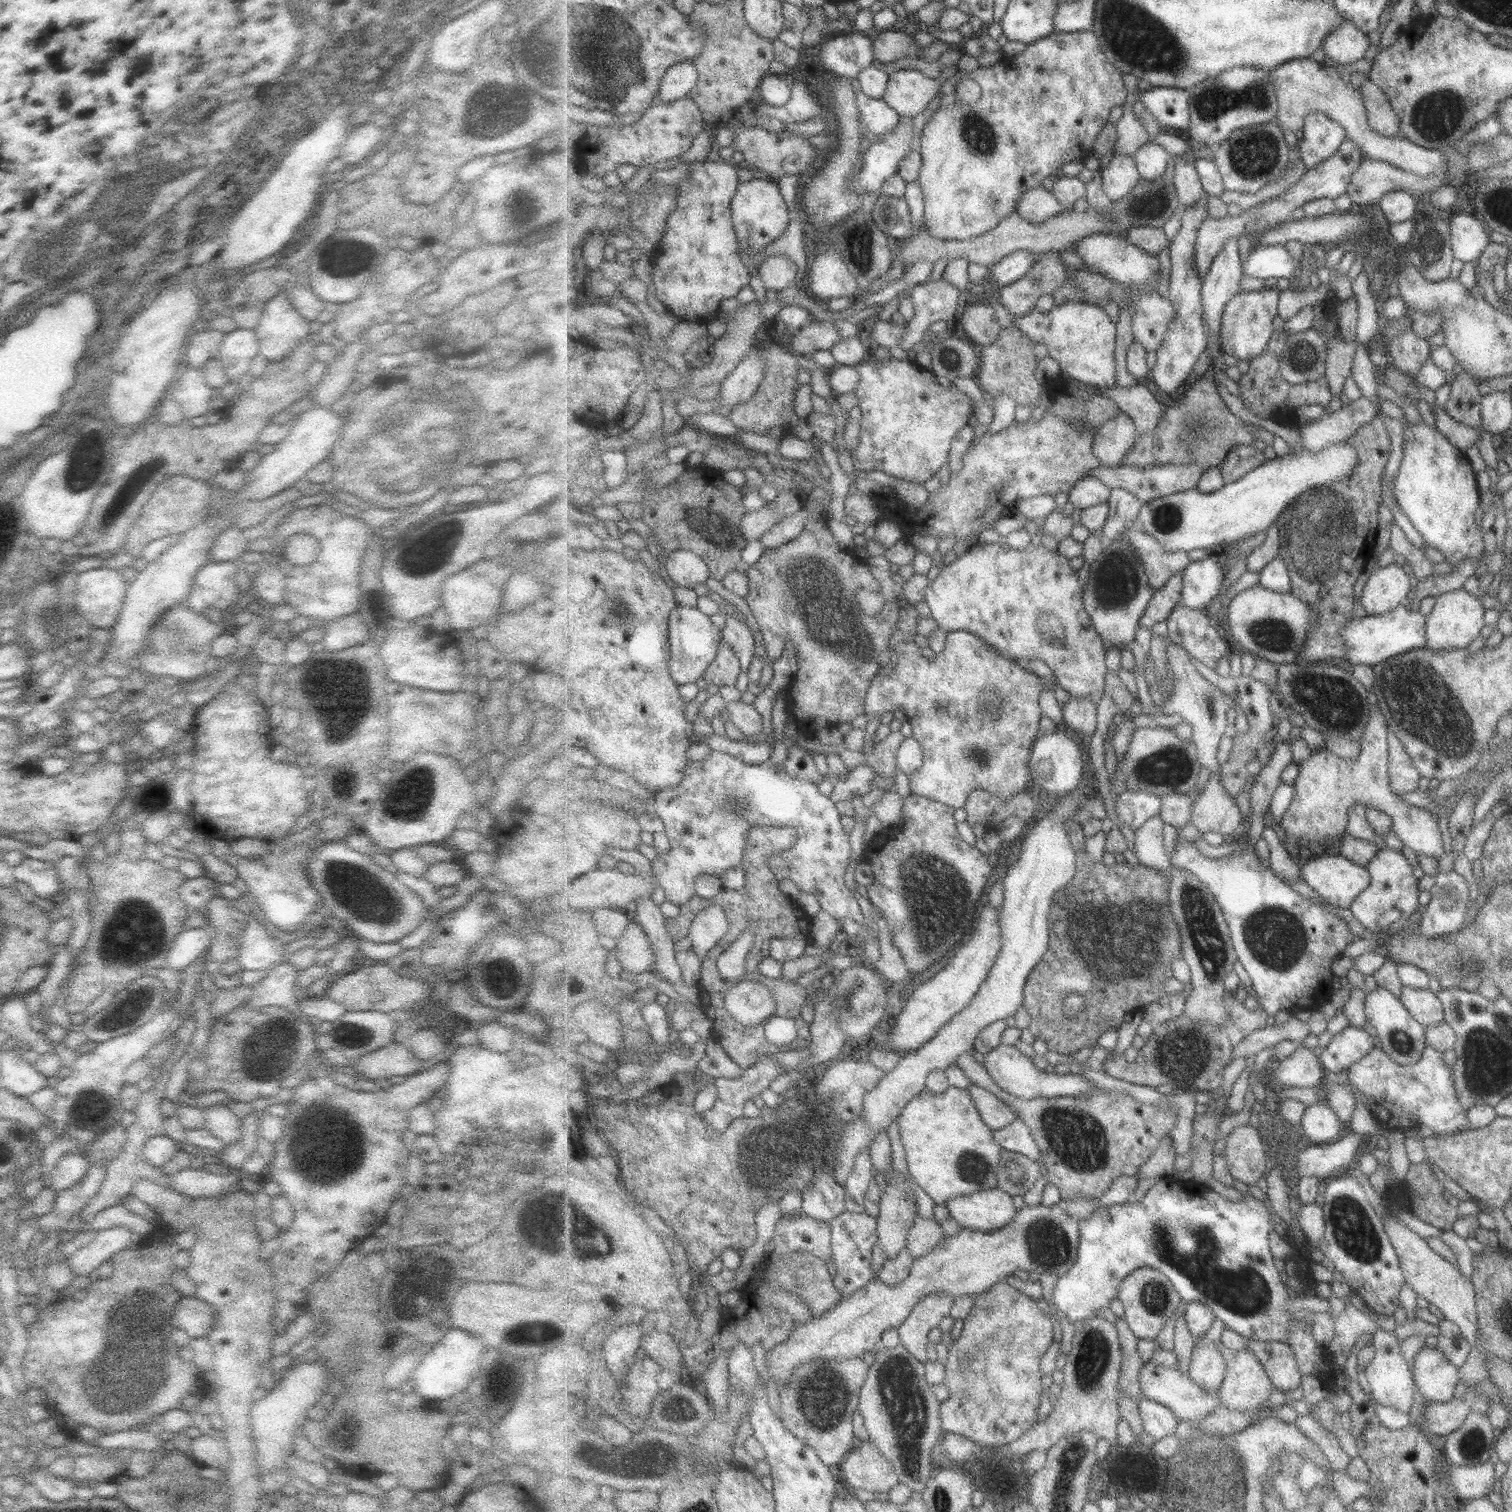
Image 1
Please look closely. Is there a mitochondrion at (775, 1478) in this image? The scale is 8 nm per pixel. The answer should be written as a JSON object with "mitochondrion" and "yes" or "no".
{"mitochondrion":"no"}

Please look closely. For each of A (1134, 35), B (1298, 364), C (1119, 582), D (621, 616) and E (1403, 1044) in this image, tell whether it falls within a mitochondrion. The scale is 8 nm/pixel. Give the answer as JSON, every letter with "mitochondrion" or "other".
{"A":"mitochondrion","B":"other","C":"mitochondrion","D":"mitochondrion","E":"mitochondrion"}

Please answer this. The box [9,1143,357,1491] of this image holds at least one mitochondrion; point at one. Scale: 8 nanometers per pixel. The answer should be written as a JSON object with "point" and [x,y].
{"point":[132,1326]}

